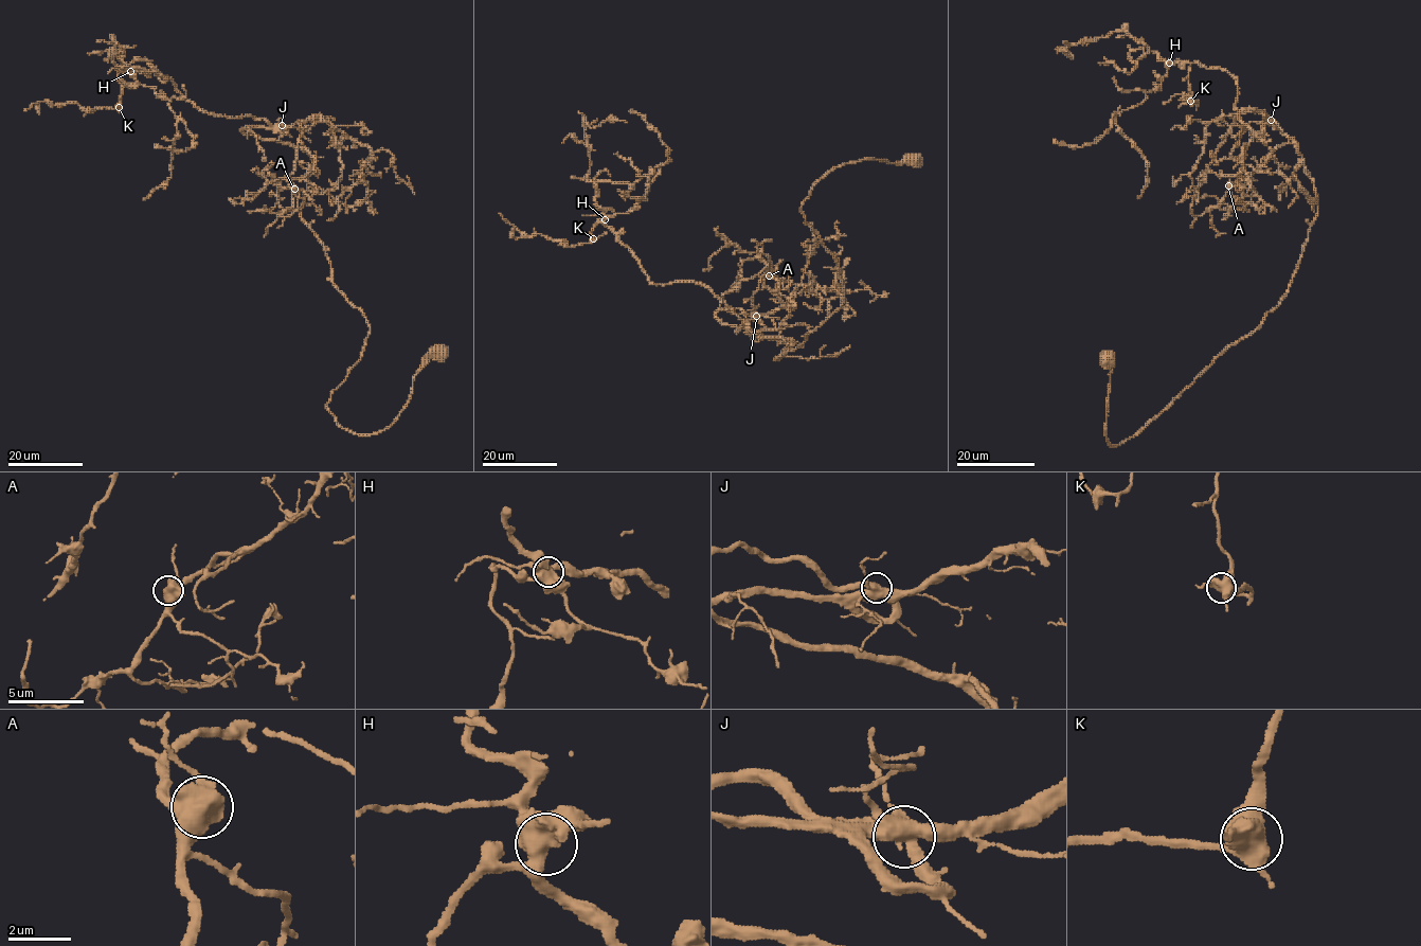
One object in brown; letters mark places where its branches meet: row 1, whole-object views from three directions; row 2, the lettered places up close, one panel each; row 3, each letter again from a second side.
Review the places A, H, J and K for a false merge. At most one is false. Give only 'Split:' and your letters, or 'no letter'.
Split: no letter

